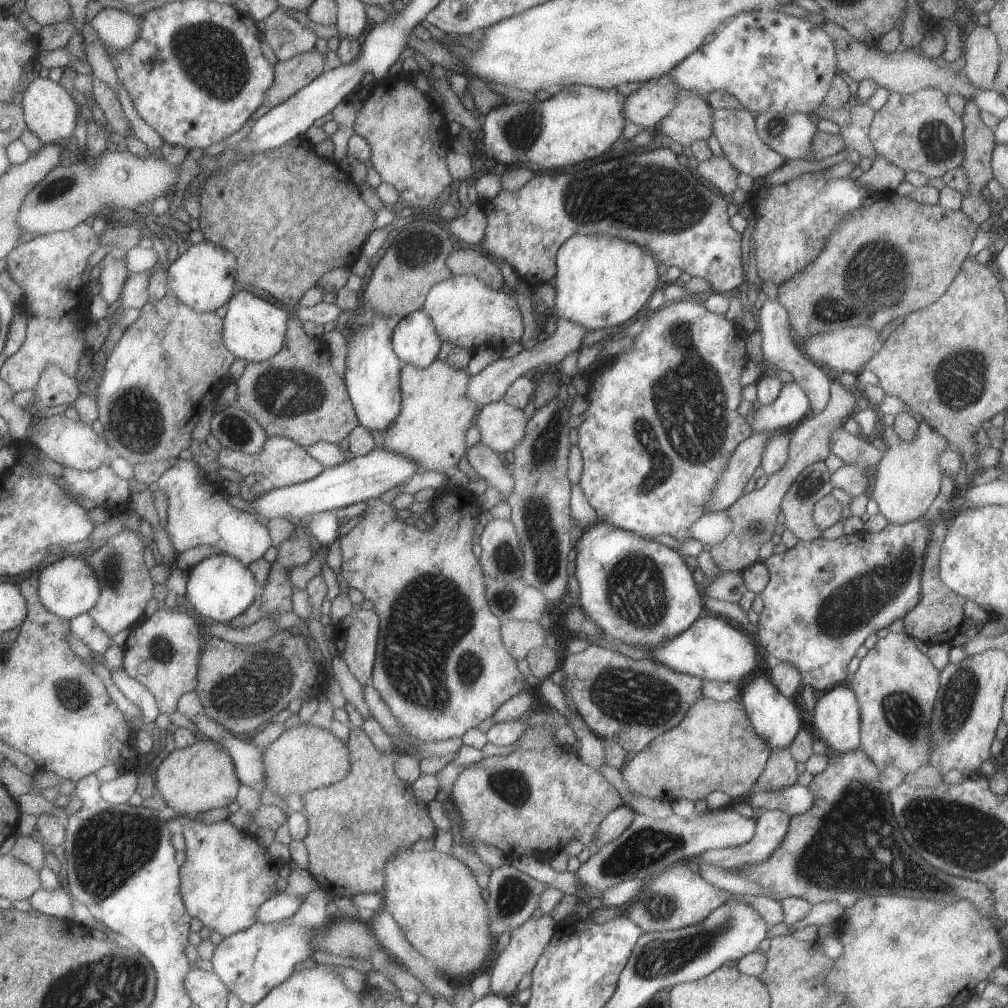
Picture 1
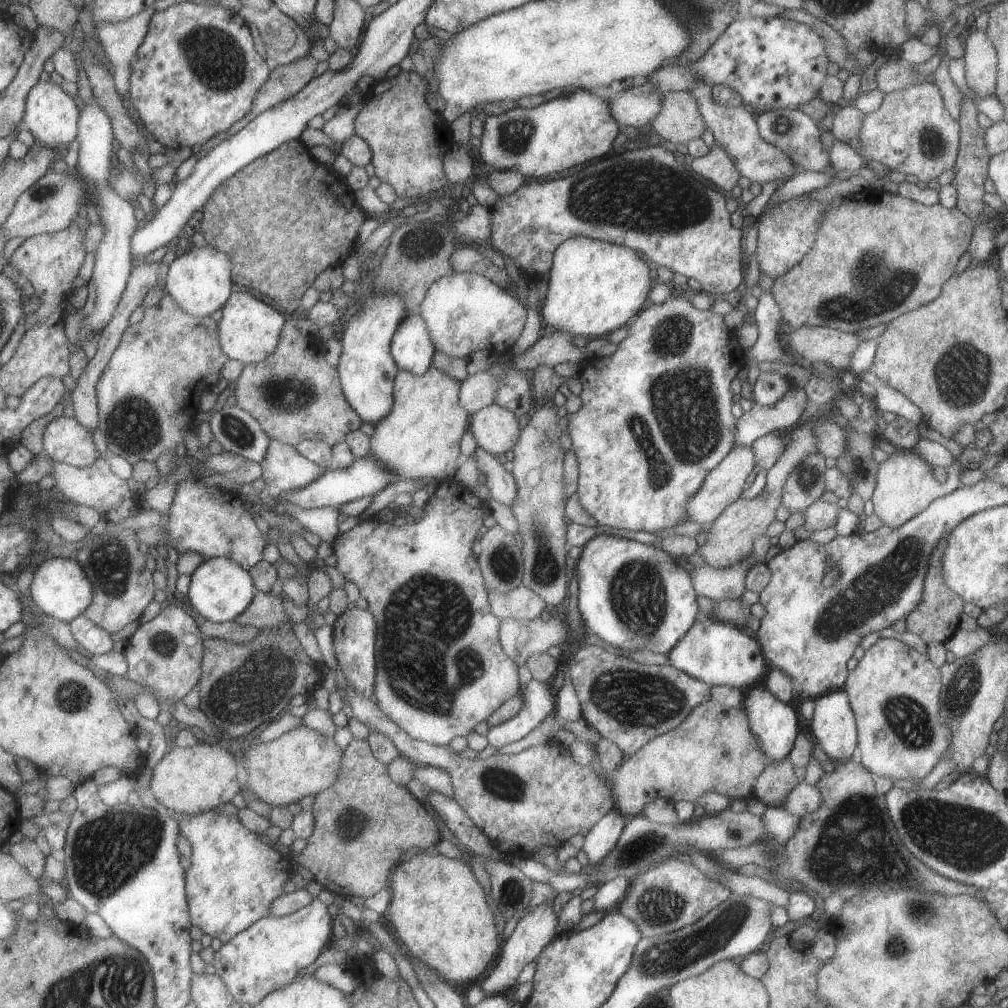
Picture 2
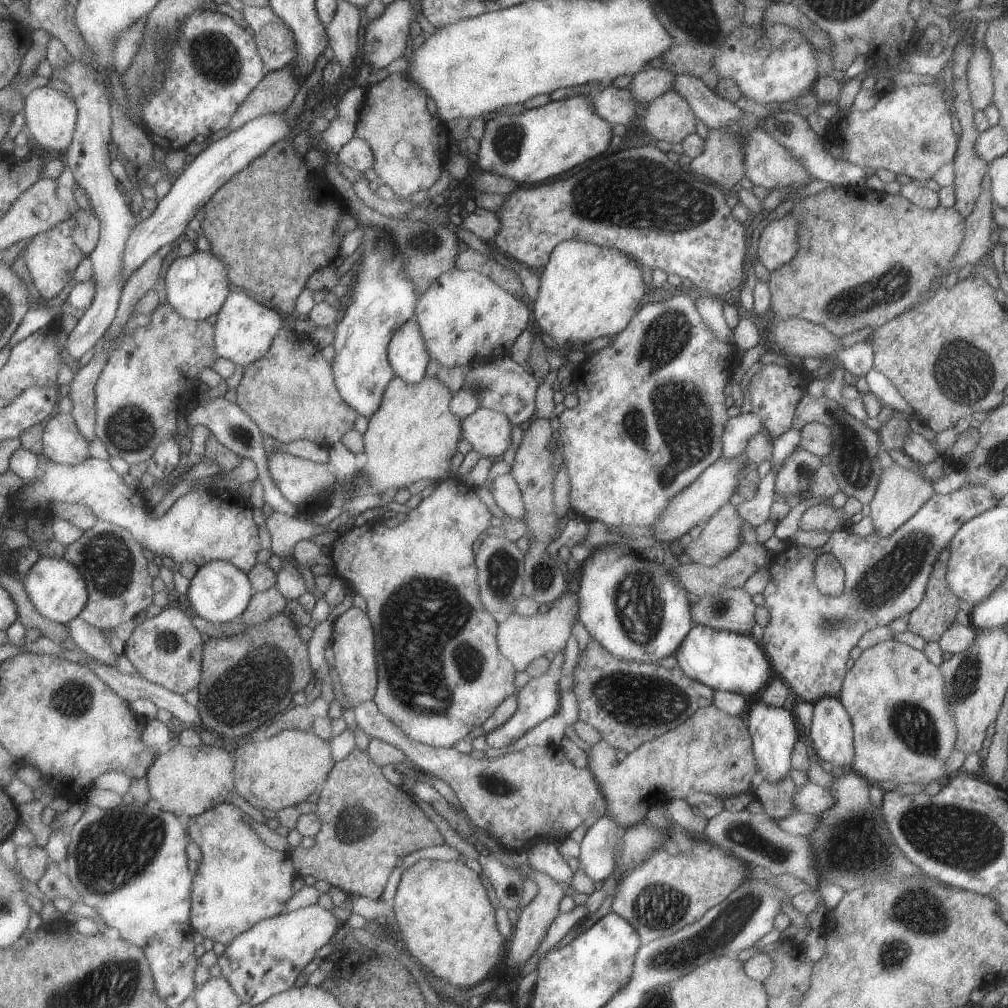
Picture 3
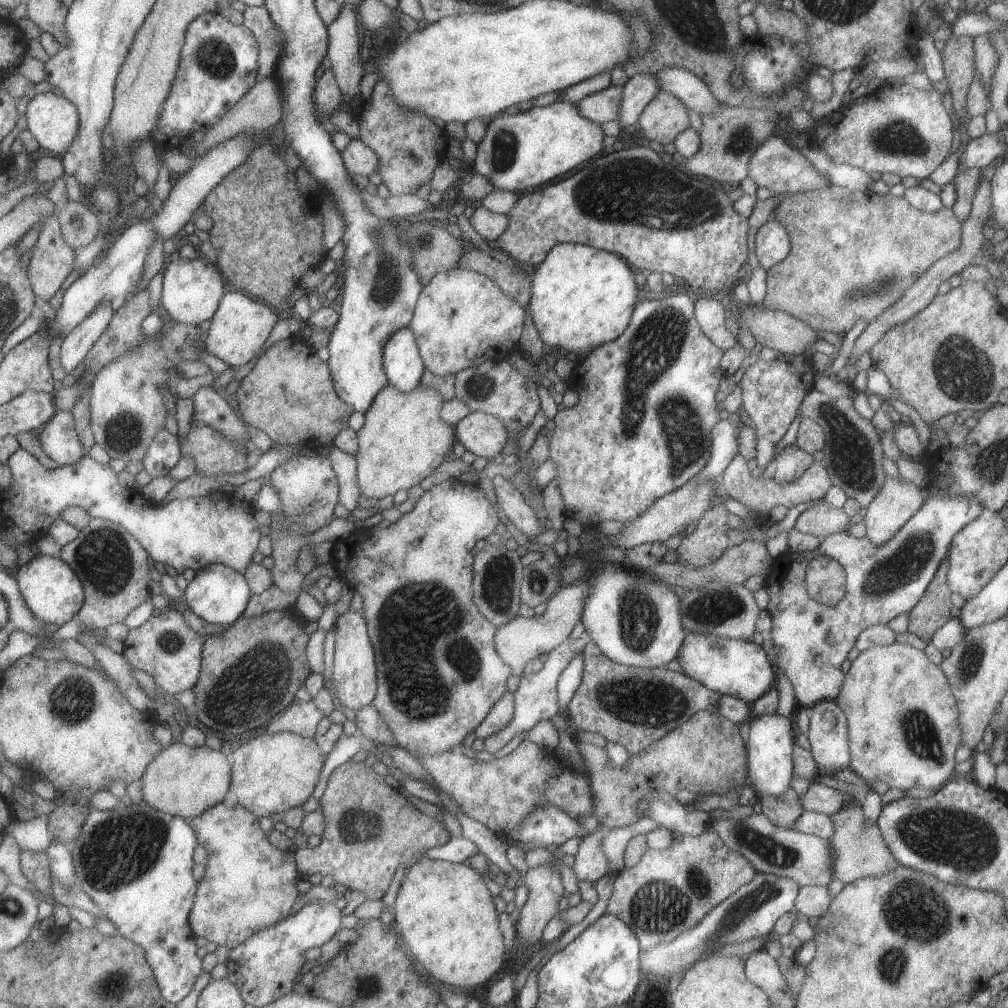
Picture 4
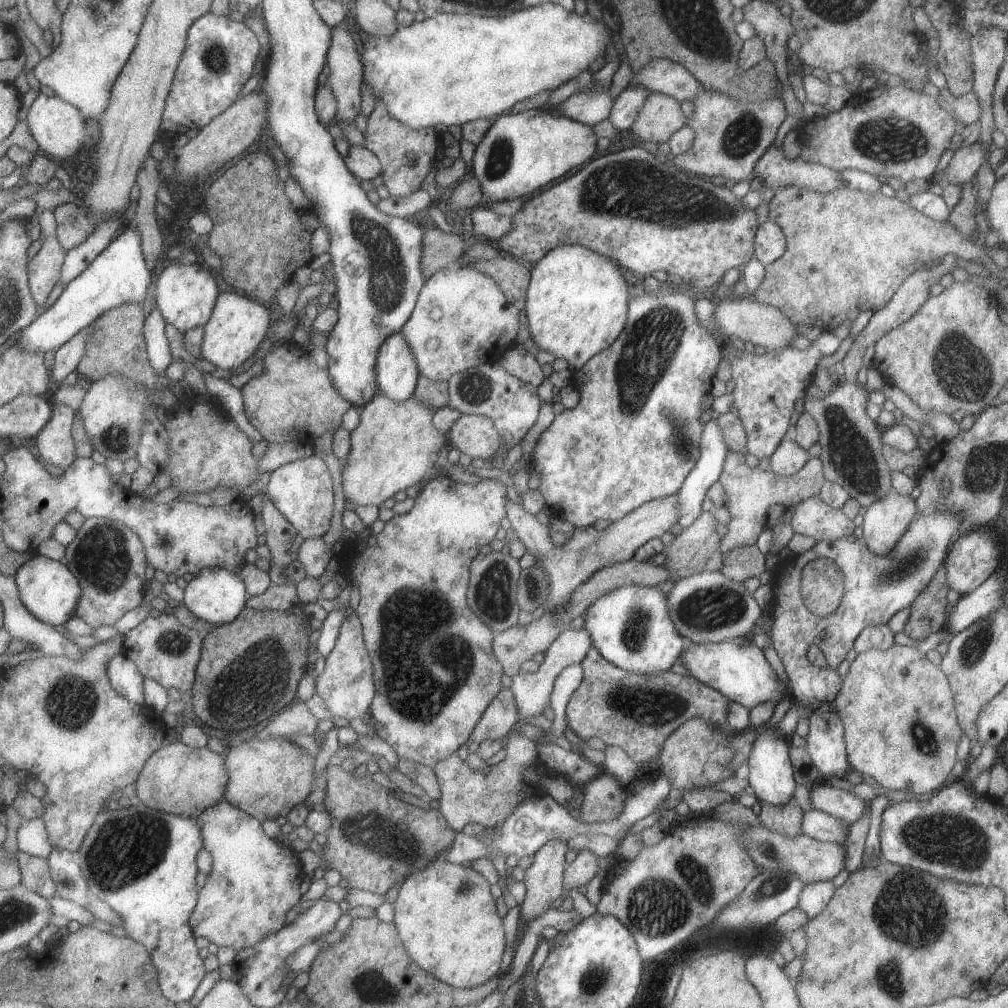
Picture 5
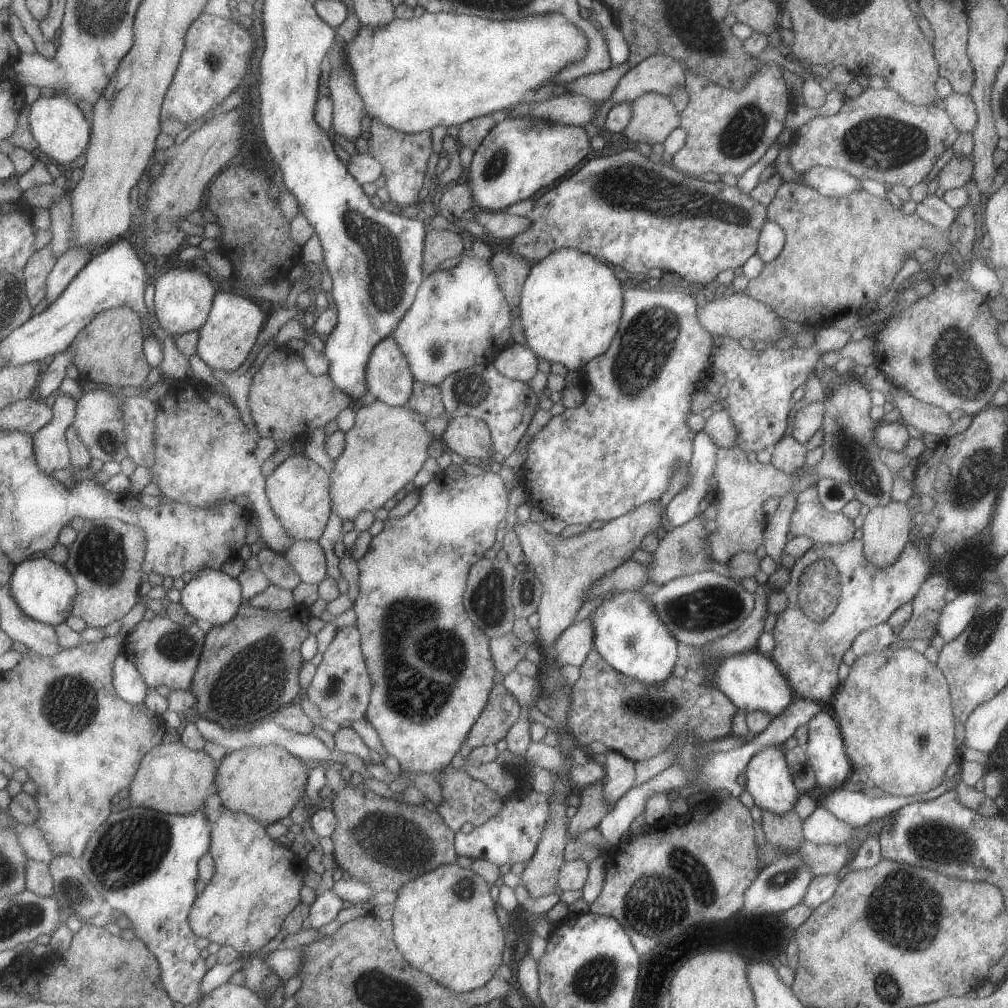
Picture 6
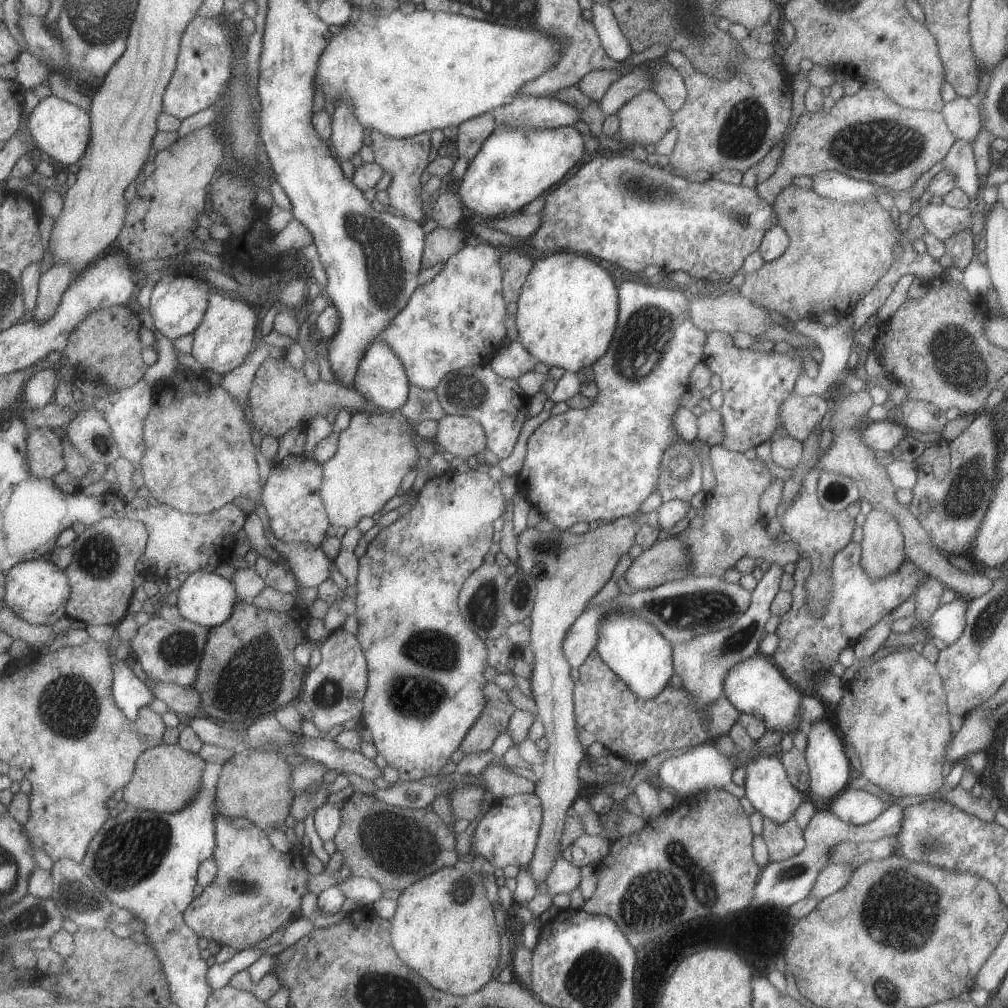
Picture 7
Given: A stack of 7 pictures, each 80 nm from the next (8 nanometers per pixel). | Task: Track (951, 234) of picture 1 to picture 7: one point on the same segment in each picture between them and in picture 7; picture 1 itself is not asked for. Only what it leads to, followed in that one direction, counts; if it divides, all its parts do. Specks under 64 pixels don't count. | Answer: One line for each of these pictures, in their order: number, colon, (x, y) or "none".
2: (877, 255)
3: (864, 256)
4: (852, 254)
5: (847, 251)
6: (838, 254)
7: (836, 252)

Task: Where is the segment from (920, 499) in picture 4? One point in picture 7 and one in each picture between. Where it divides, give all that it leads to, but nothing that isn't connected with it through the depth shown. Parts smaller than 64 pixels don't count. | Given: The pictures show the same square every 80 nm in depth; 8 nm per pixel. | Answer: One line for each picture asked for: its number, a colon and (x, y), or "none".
5: (884, 521)
6: (885, 529)
7: (882, 546)

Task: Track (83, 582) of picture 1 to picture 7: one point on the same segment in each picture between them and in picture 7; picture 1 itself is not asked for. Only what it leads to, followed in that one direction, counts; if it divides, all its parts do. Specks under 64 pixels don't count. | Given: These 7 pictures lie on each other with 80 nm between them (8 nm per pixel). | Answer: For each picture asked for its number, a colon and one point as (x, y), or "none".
2: (61, 587)
3: (56, 586)
4: (54, 593)
5: (49, 588)
6: (47, 591)
7: (38, 590)

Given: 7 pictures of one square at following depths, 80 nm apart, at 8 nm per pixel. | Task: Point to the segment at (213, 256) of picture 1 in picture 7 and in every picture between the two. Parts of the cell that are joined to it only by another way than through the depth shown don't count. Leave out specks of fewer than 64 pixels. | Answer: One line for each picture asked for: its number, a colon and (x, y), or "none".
2: (199, 280)
3: (196, 284)
4: (192, 289)
5: (187, 293)
6: (184, 296)
7: (180, 302)

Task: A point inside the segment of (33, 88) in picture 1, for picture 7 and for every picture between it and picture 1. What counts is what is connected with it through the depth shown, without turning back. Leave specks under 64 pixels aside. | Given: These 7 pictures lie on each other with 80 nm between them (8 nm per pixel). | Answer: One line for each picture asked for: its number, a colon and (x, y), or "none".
2: (53, 116)
3: (51, 116)
4: (53, 120)
5: (60, 129)
6: (61, 129)
7: (62, 130)

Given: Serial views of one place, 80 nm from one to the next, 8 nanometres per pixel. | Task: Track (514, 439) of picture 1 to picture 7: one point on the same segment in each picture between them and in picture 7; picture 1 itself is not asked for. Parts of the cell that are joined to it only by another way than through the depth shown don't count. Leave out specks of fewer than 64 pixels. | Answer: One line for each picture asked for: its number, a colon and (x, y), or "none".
2: (495, 429)
3: (488, 432)
4: (482, 435)
5: (474, 435)
6: (468, 436)
7: (460, 435)

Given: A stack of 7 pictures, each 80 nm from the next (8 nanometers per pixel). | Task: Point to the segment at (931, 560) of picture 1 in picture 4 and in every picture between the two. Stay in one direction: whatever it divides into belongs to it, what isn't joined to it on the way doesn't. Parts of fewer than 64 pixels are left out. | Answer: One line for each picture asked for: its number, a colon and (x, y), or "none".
2: (935, 618)
3: (929, 619)
4: (932, 611)

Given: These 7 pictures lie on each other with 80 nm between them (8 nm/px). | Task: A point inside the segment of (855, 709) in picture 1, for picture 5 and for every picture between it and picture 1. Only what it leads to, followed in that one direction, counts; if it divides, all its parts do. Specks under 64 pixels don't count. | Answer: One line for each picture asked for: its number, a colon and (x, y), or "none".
2: (833, 725)
3: (830, 730)
4: (827, 731)
5: (825, 744)

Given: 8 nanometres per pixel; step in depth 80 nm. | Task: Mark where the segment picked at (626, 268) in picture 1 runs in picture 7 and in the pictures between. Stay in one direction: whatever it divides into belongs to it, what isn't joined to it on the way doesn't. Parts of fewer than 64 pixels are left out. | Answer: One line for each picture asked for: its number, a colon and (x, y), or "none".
2: (594, 287)
3: (586, 291)
4: (580, 298)
5: (576, 303)
6: (571, 303)
7: (567, 308)

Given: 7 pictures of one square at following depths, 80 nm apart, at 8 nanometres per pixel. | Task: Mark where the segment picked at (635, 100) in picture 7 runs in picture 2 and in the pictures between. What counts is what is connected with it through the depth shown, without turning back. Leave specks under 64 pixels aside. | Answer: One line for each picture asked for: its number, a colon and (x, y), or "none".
2: (679, 121)
3: (667, 117)
4: (663, 118)
5: (660, 116)
6: (653, 117)

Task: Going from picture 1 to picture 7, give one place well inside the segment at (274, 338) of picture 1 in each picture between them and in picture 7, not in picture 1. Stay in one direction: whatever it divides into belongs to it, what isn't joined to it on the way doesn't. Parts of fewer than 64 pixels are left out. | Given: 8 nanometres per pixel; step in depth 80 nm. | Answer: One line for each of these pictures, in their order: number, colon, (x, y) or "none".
2: (250, 330)
3: (245, 329)
4: (238, 330)
5: (238, 324)
6: (234, 322)
7: (224, 338)

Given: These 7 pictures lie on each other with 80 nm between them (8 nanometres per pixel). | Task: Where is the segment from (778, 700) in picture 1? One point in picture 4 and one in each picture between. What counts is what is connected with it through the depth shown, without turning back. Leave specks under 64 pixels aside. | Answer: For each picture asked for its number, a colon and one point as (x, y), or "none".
2: (774, 724)
3: (773, 730)
4: (769, 749)

